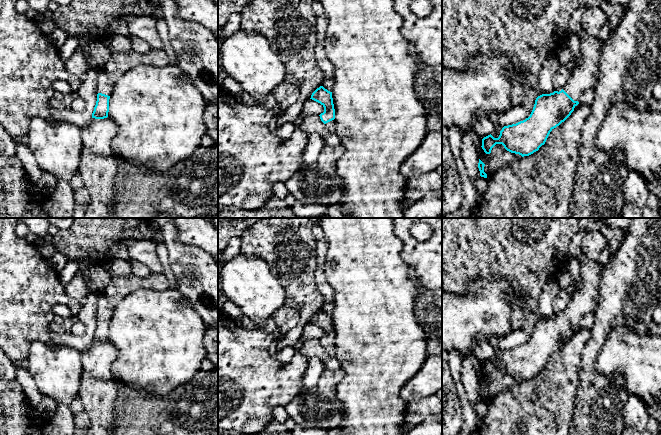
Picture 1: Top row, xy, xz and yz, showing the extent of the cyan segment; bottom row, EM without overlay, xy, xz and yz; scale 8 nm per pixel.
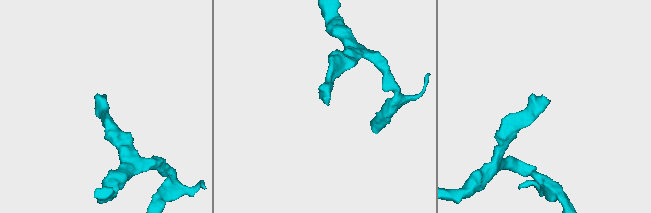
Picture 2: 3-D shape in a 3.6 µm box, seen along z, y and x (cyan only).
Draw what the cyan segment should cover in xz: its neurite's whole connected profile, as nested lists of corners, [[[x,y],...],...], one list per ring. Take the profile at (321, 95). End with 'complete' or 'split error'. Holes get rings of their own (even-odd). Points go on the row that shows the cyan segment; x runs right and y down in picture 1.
[[[320,86],[312,93],[310,99],[320,103],[324,107],[324,112],[319,115],[320,119],[325,124],[327,130],[335,132],[335,109],[332,92],[328,91],[323,86]]]; split error

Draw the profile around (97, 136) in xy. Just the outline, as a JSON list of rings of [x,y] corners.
[[[109,117],[92,118],[91,123],[81,129],[83,150],[79,170],[85,188],[89,191],[92,202],[85,211],[84,218],[113,218],[112,201],[115,197],[115,177],[118,171],[120,157],[111,149],[111,142],[118,132],[117,124]]]

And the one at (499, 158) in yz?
[[[496,144],[490,154],[486,154],[482,147],[478,150],[479,159],[485,164],[484,172],[487,179],[494,176],[500,169],[511,167],[523,157],[507,151],[502,144]]]

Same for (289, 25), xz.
[[[252,0],[241,11],[241,29],[259,32],[265,36],[271,49],[278,54],[286,68],[285,81],[300,92],[299,99],[306,101],[322,86],[323,71],[315,58],[316,11],[314,0]]]

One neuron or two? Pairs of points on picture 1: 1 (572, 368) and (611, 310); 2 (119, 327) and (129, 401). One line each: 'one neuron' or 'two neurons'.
1: two neurons
2: two neurons

